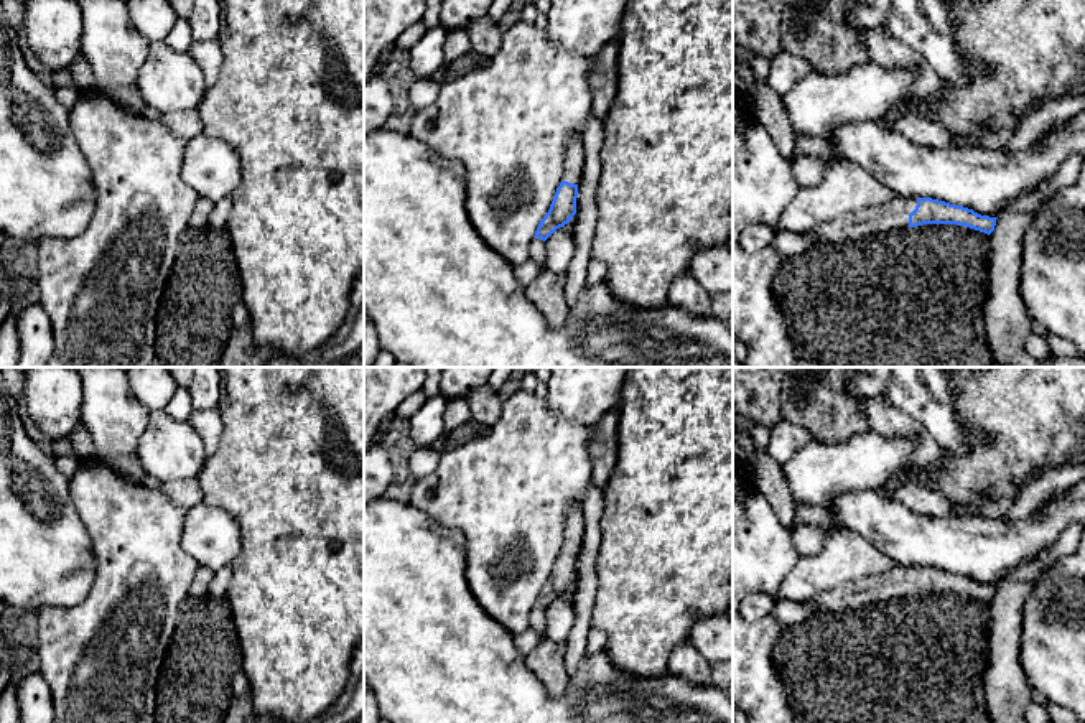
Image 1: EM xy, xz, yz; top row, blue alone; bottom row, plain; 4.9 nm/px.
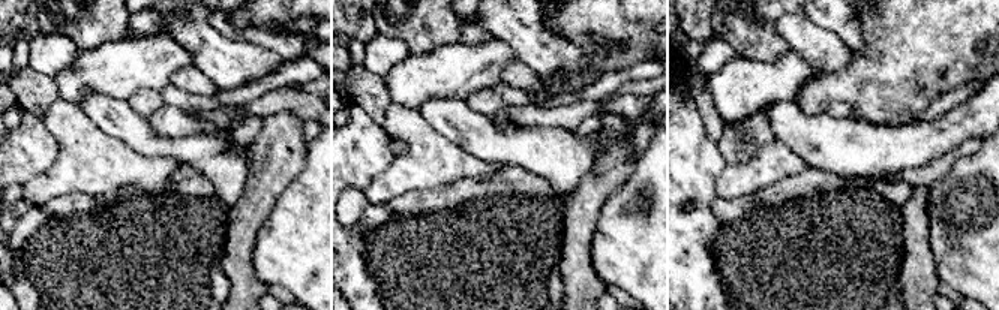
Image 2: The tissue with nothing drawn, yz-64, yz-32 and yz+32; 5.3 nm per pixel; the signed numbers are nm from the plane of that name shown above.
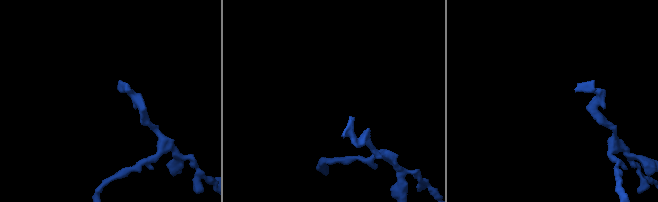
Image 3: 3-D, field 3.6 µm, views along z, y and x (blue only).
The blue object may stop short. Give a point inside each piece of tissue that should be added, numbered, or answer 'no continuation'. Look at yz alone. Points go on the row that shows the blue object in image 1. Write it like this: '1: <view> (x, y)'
1: yz (893, 214)

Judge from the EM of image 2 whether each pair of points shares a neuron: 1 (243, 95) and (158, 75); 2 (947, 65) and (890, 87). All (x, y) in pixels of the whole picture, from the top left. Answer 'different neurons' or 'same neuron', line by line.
1: different neurons
2: same neuron

